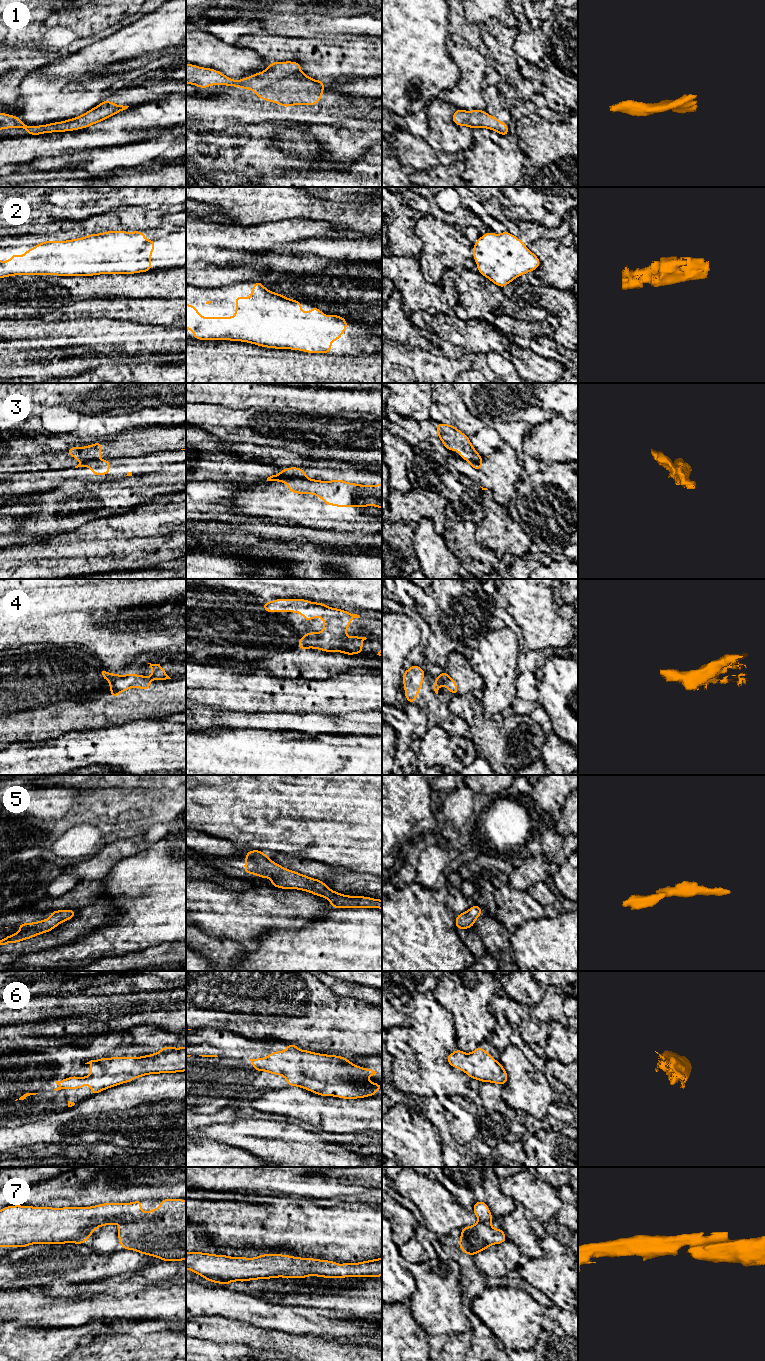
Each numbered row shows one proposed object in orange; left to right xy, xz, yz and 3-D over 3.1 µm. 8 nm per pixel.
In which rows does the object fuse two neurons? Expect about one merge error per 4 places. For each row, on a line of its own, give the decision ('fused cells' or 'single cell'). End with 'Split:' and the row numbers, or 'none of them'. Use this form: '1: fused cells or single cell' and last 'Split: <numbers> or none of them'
1: single cell
2: single cell
3: fused cells
4: single cell
5: single cell
6: single cell
7: single cell
Split: 3

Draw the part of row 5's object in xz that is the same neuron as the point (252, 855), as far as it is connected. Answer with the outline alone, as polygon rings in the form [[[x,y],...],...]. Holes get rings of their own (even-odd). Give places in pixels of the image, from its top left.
[[[250,850],[244,855],[247,861],[244,863],[244,871],[249,874],[258,875],[261,878],[272,878],[273,881],[270,886],[282,888],[282,889],[299,889],[303,891],[310,892],[319,897],[324,897],[331,902],[331,907],[340,908],[379,908],[382,909],[382,900],[374,899],[364,896],[347,896],[341,893],[337,893],[329,889],[324,881],[310,878],[306,875],[297,873],[295,871],[283,868],[281,865],[273,862],[268,856],[259,850]]]

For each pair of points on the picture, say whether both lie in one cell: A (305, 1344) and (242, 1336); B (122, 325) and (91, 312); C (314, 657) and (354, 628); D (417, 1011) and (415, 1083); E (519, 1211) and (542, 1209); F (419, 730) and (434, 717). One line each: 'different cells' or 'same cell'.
A: same cell
B: different cells
C: same cell
D: same cell
E: different cells
F: different cells

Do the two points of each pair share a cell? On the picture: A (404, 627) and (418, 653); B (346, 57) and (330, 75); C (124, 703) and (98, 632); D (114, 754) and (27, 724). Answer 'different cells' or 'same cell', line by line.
A: different cells
B: same cell
C: different cells
D: different cells

